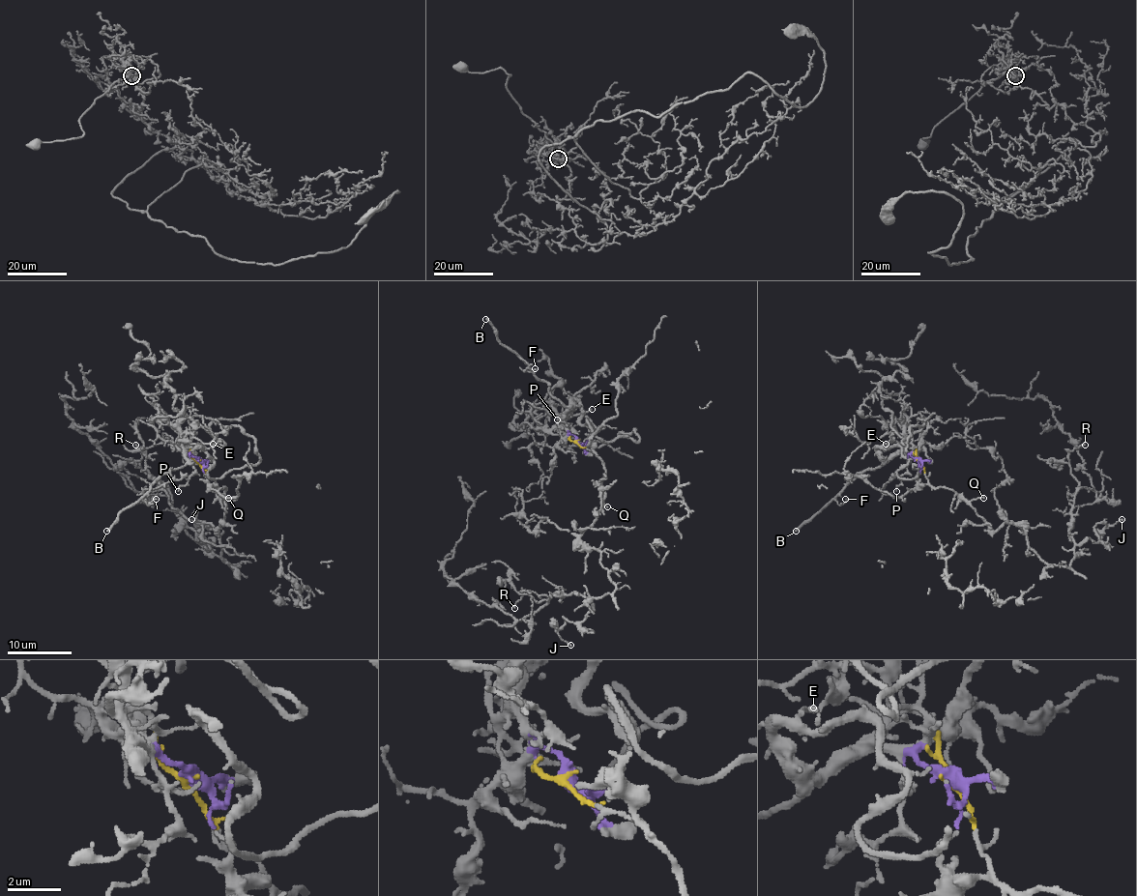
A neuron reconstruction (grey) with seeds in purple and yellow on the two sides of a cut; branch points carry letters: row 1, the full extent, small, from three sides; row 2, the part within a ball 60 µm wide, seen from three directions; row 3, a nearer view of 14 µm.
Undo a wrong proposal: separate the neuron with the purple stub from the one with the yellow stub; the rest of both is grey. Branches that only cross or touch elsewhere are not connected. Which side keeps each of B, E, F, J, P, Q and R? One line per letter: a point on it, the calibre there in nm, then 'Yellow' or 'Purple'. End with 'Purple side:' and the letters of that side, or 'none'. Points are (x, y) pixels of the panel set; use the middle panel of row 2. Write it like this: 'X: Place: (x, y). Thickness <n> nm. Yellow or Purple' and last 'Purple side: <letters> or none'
B: Place: (485, 319). Thickness 240 nm. Purple
E: Place: (592, 409). Thickness 120 nm. Purple
F: Place: (535, 368). Thickness 100 nm. Purple
J: Place: (570, 645). Thickness 170 nm. Yellow
P: Place: (557, 419). Thickness 120 nm. Purple
Q: Place: (607, 506). Thickness 130 nm. Yellow
R: Place: (514, 608). Thickness 150 nm. Yellow
Purple side: B, E, F, P

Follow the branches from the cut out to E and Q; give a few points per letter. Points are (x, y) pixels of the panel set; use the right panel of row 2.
E: (918, 460), (908, 454), (887, 459), (877, 449), (889, 448), (886, 443)
Q: (918, 460), (925, 478), (935, 488), (949, 488), (969, 501), (983, 498)

